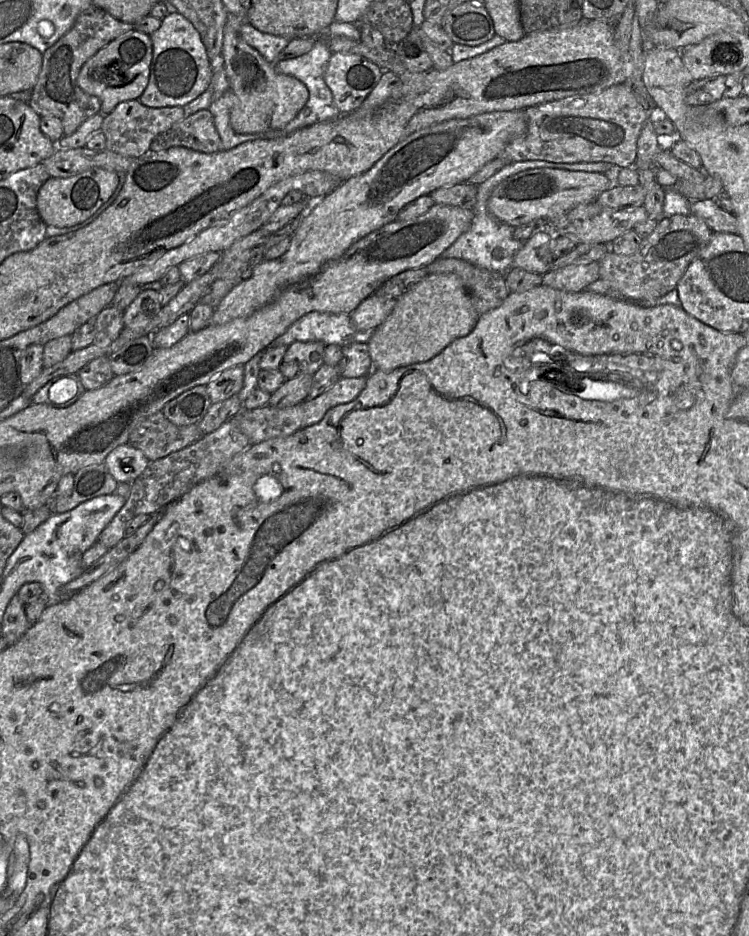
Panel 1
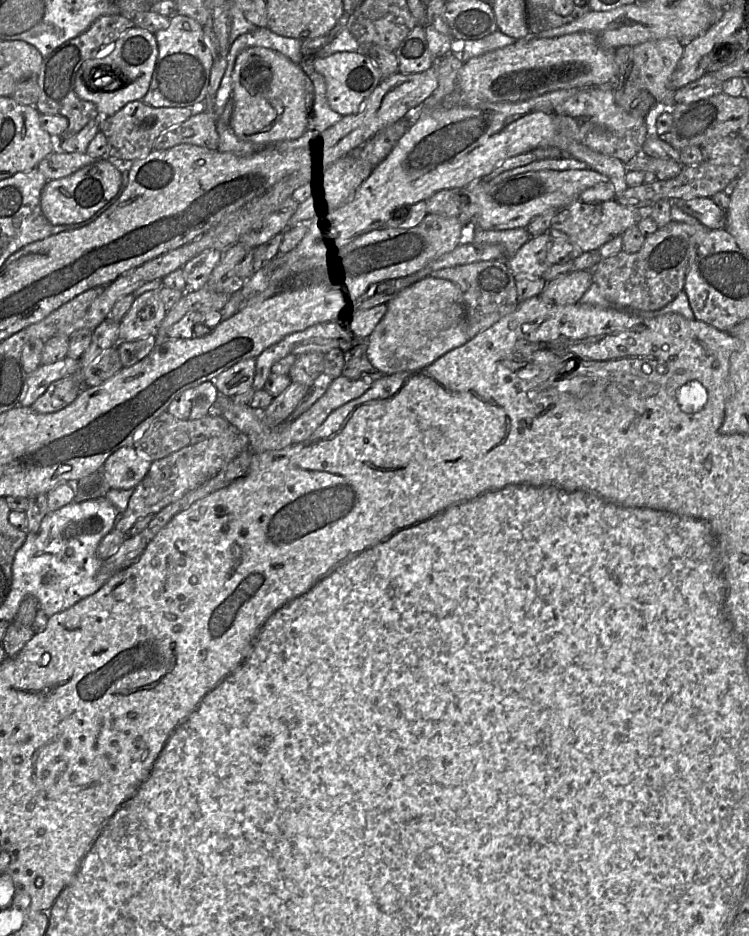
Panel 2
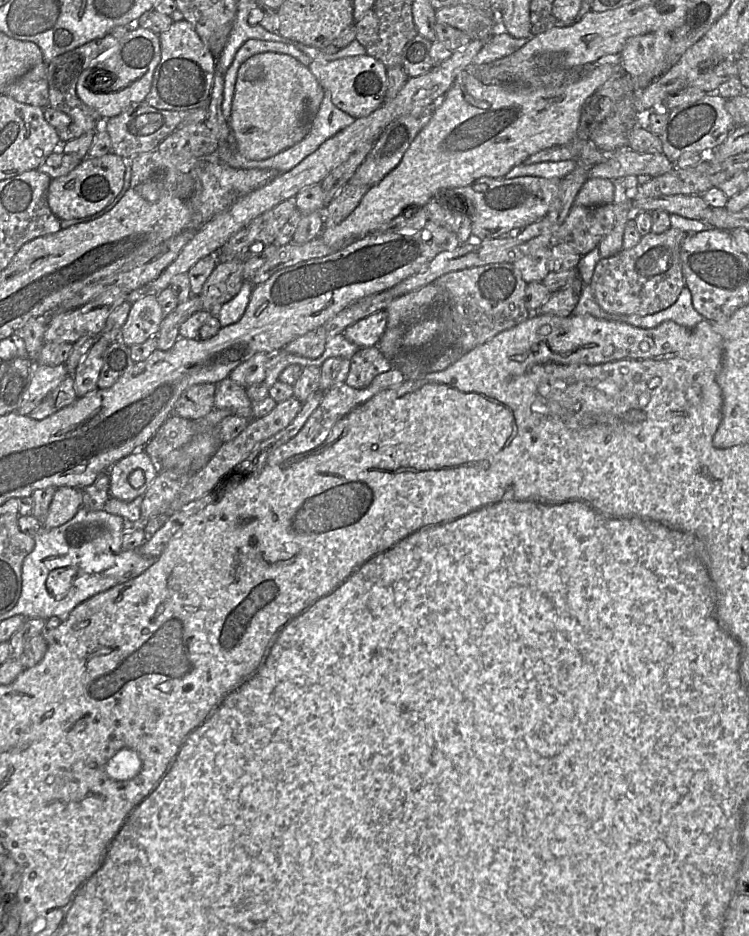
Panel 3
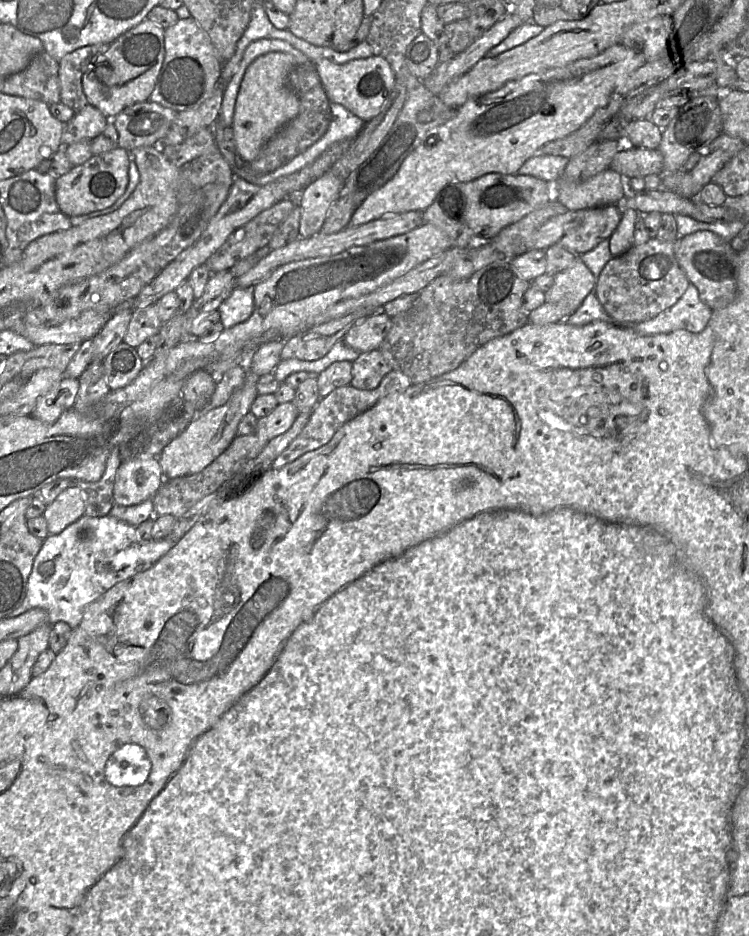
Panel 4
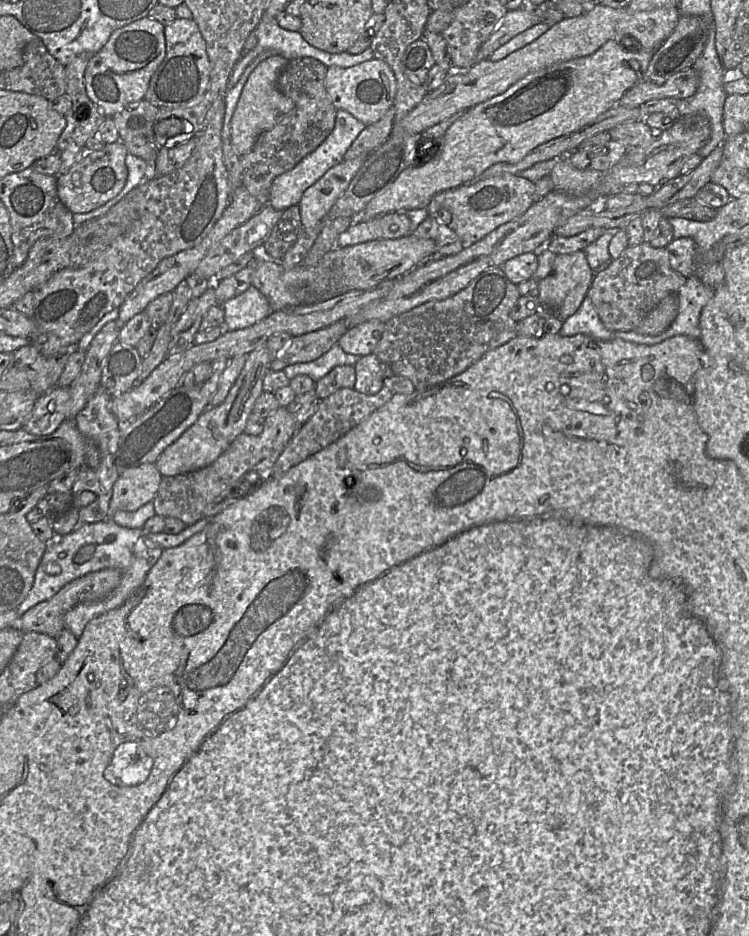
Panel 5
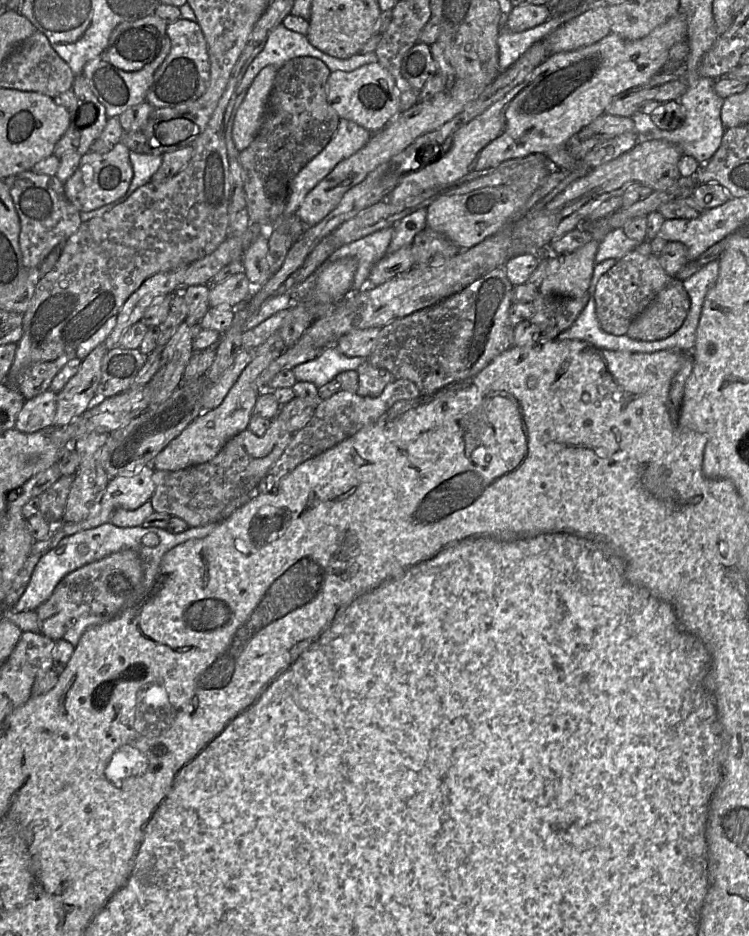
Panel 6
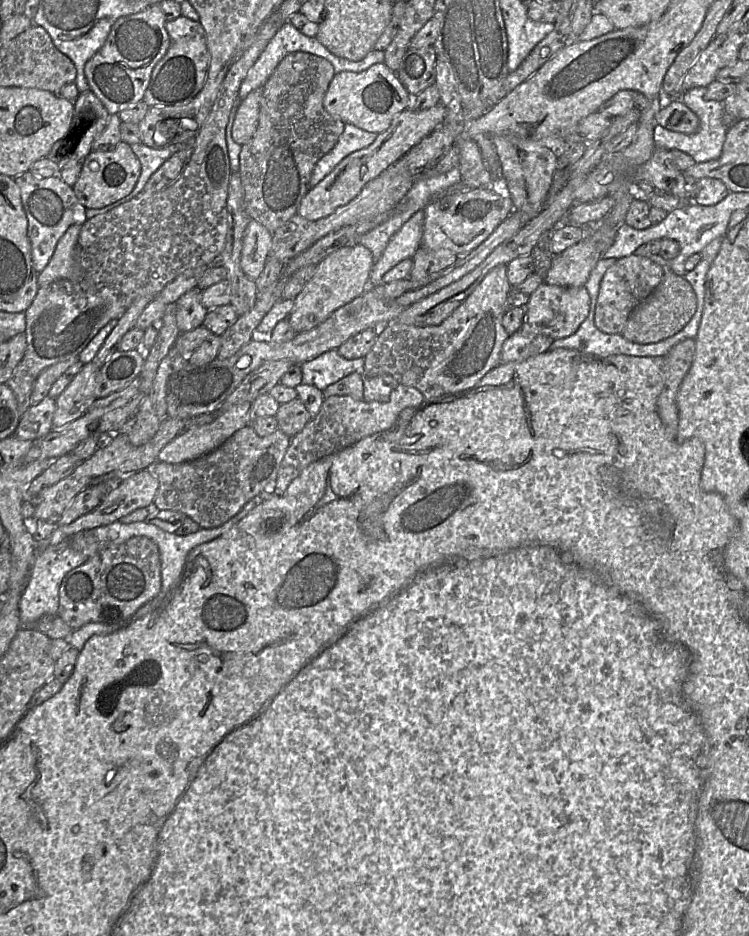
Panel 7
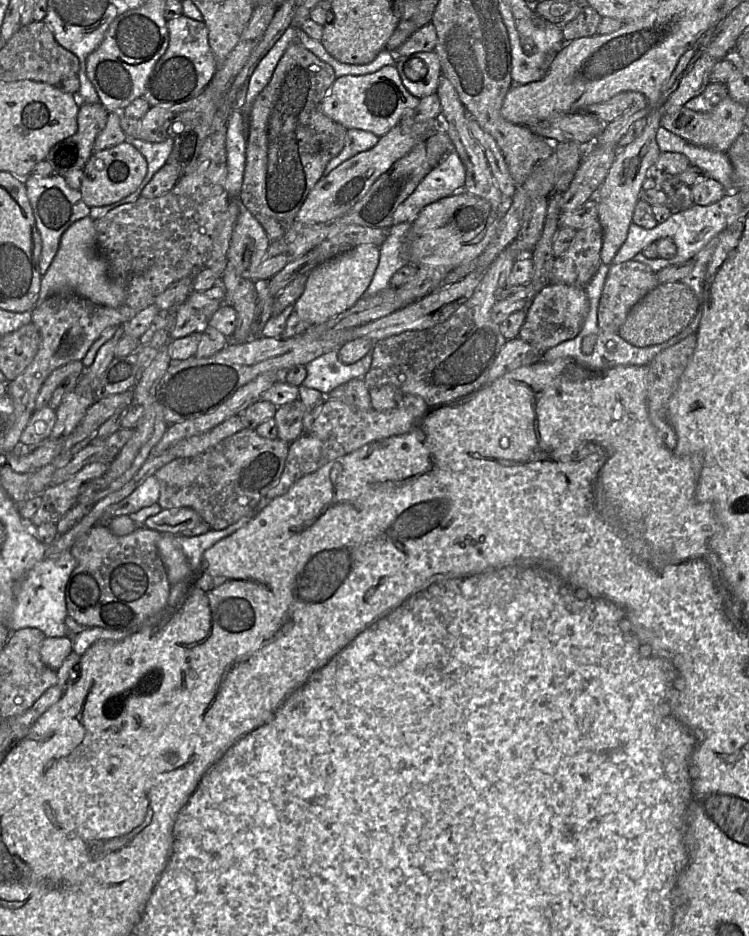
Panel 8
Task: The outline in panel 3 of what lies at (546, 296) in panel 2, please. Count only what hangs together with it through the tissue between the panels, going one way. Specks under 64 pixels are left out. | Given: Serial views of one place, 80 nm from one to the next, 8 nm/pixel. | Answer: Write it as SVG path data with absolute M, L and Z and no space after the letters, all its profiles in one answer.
M577 277L563 288L551 293L540 308L532 313L566 317L572 315L584 283Z

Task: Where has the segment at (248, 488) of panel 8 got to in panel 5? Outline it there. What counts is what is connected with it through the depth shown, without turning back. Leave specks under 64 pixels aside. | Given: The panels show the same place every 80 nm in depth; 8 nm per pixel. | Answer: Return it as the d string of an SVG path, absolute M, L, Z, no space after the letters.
M280 406L265 418L260 435L241 433L211 465L185 474L162 477L157 494L152 501L156 515L176 517L187 526L195 524L204 517L206 507L248 470L273 453L283 451L298 427L287 408Z

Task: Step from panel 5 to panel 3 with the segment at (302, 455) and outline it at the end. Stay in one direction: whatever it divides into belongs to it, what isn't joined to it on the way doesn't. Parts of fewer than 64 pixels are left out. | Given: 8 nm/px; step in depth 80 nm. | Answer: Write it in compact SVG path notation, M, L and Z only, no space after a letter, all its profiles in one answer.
M396 368L377 375L371 384L363 389L350 387L345 382L338 384L325 392L319 406L312 412L301 430L288 442L276 448L268 457L267 463L270 465L281 463L282 461L297 454L312 450L321 445L328 437L333 426L355 407L371 399L382 390L400 385L406 381L406 377Z

